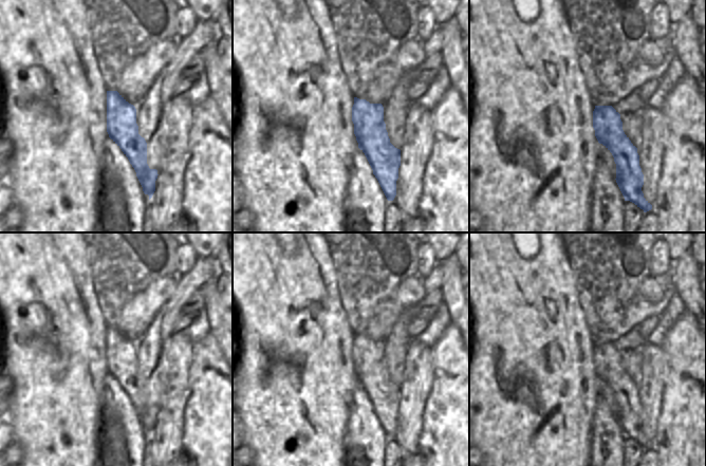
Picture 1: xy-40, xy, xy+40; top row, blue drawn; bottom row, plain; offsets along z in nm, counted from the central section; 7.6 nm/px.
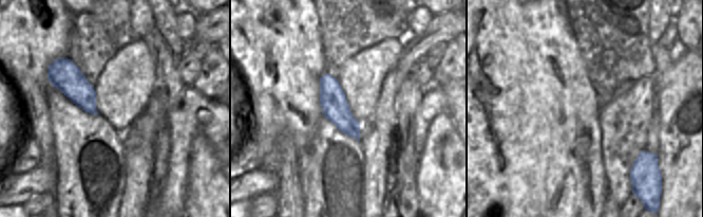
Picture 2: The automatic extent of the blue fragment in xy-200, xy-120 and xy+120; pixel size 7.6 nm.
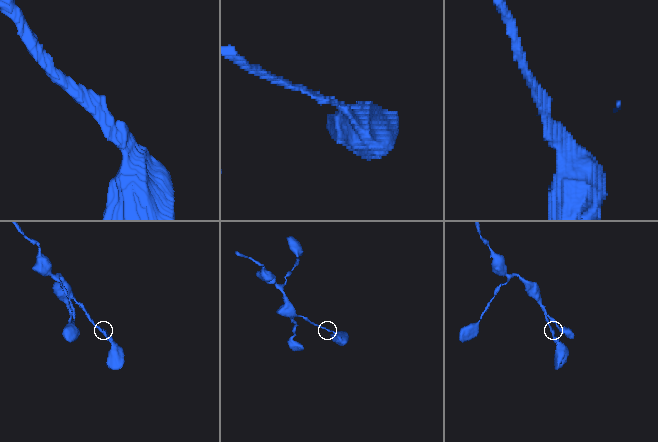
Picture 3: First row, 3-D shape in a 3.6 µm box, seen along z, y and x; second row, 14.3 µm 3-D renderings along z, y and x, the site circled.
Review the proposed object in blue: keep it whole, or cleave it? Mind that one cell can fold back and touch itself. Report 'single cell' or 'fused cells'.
single cell

